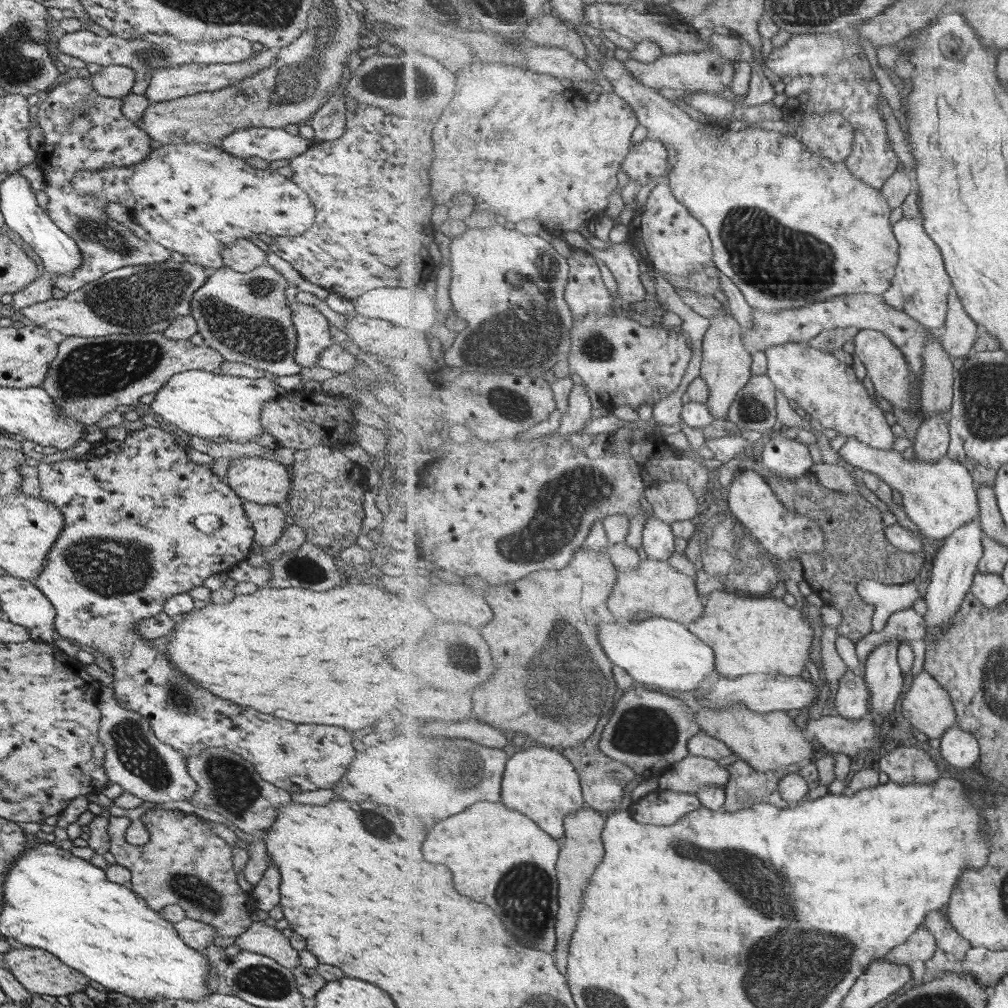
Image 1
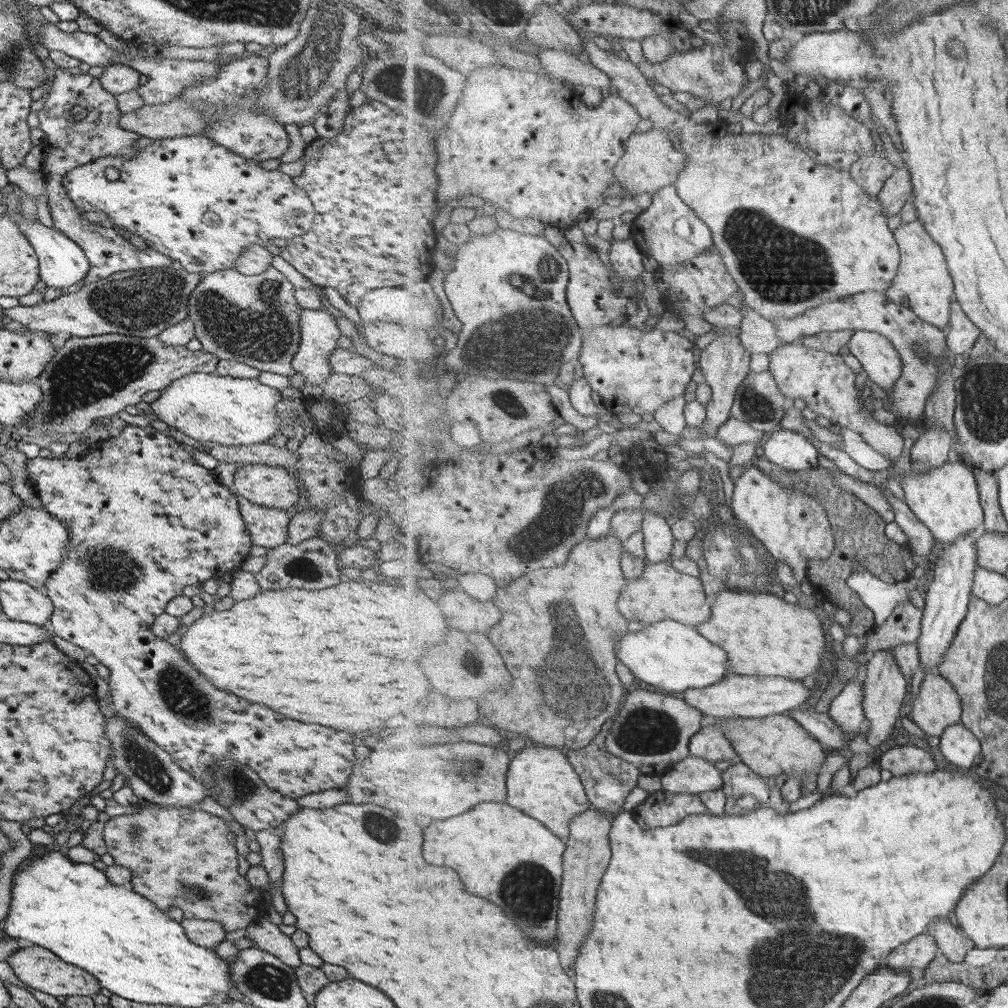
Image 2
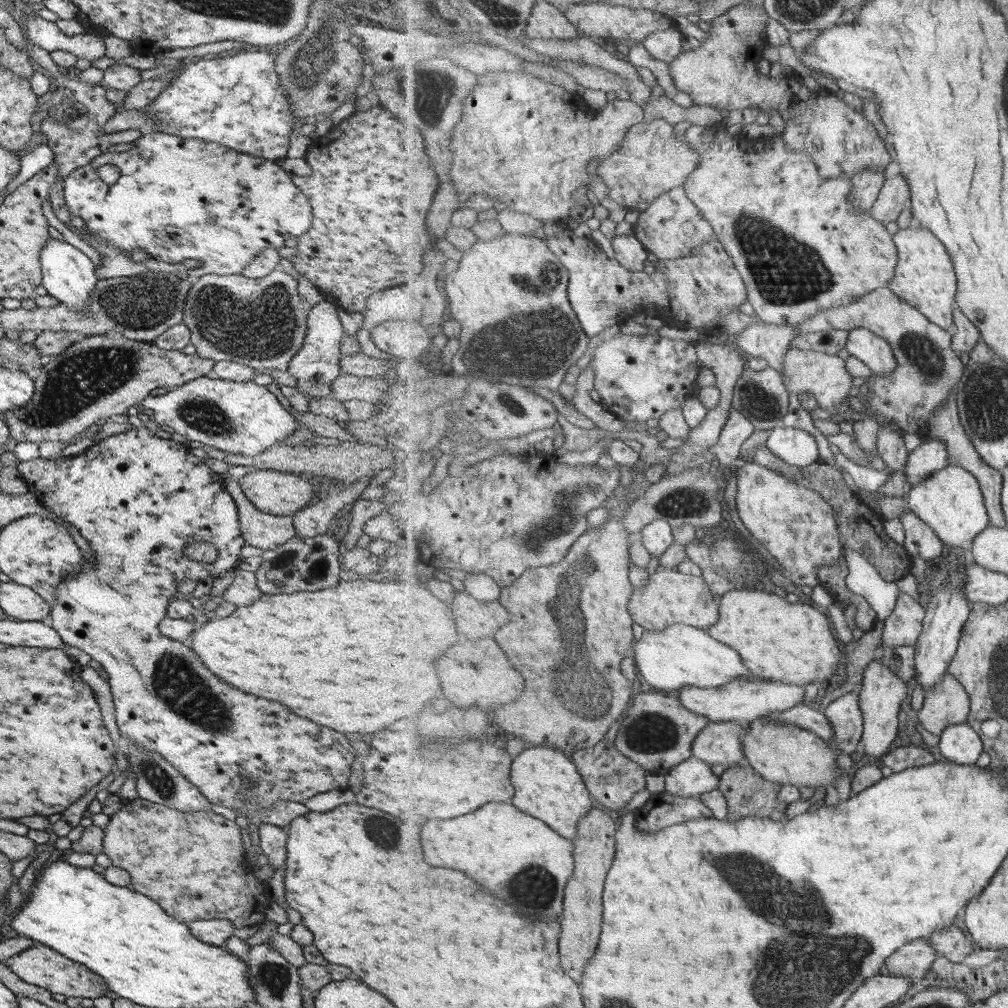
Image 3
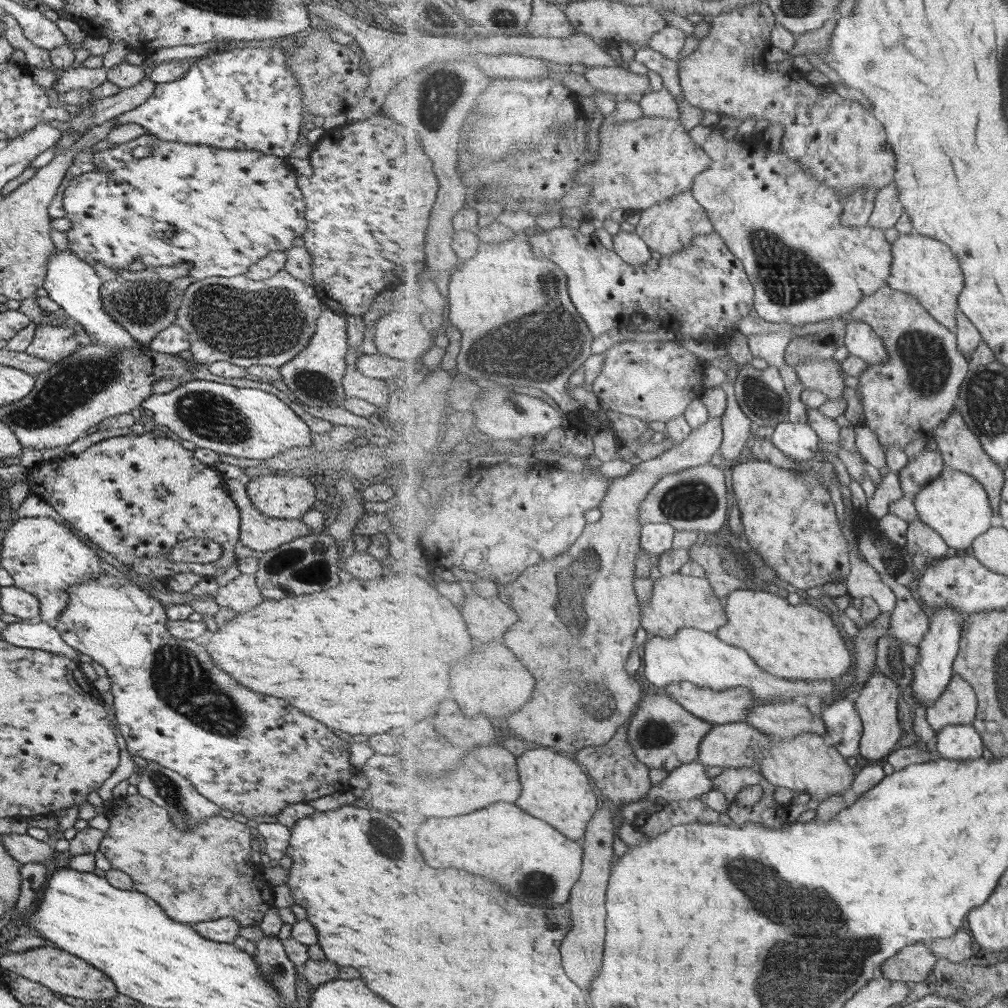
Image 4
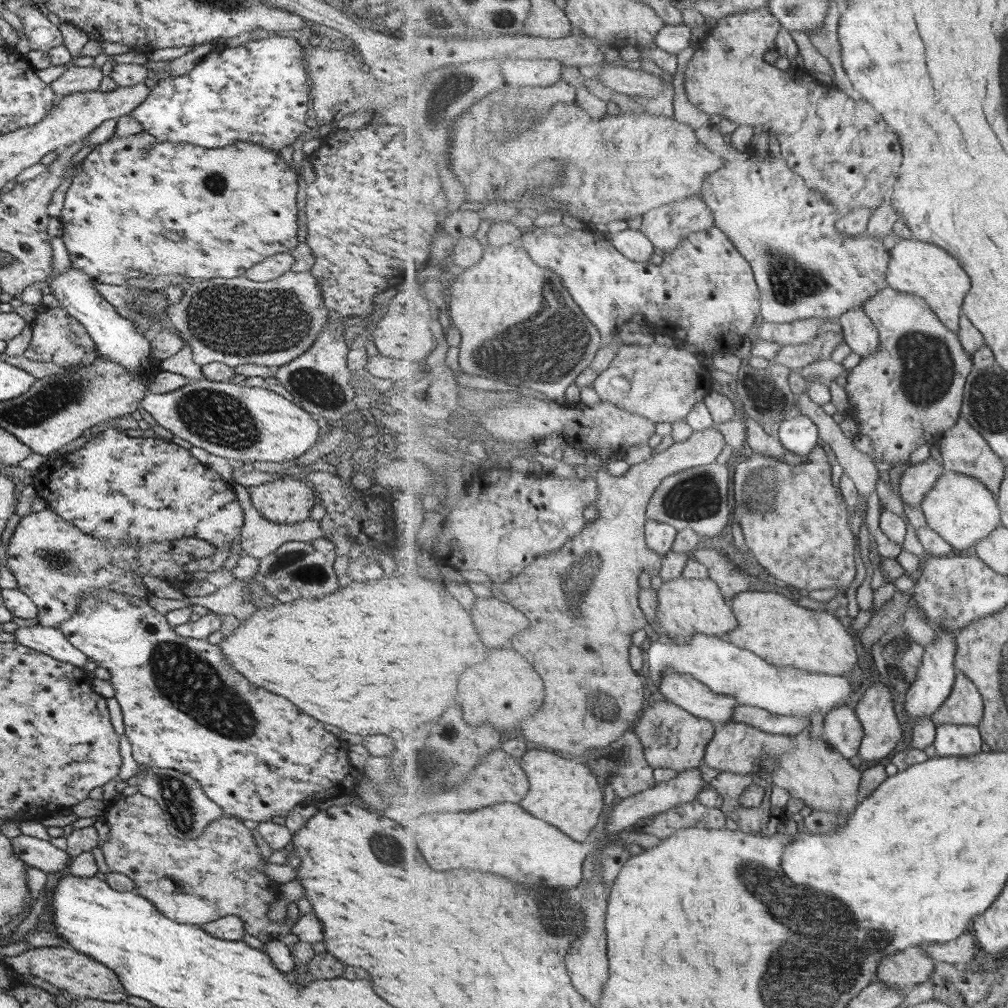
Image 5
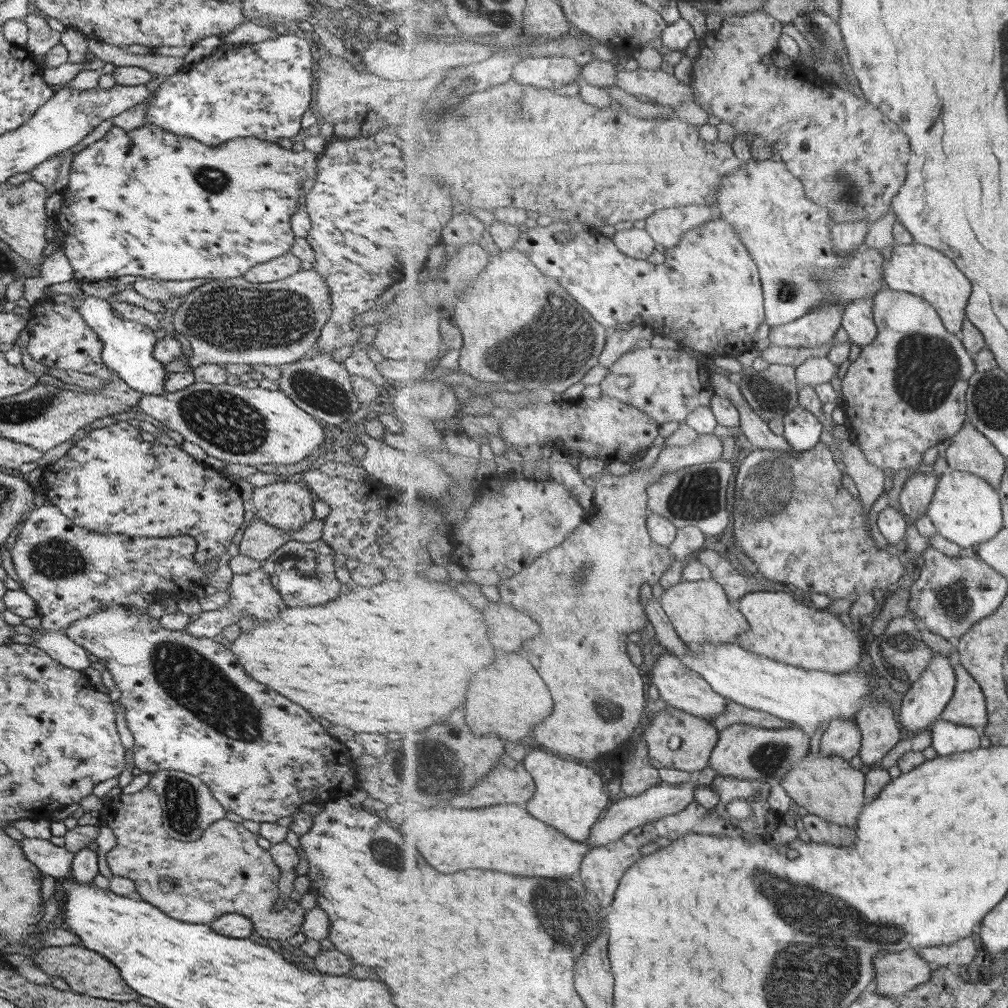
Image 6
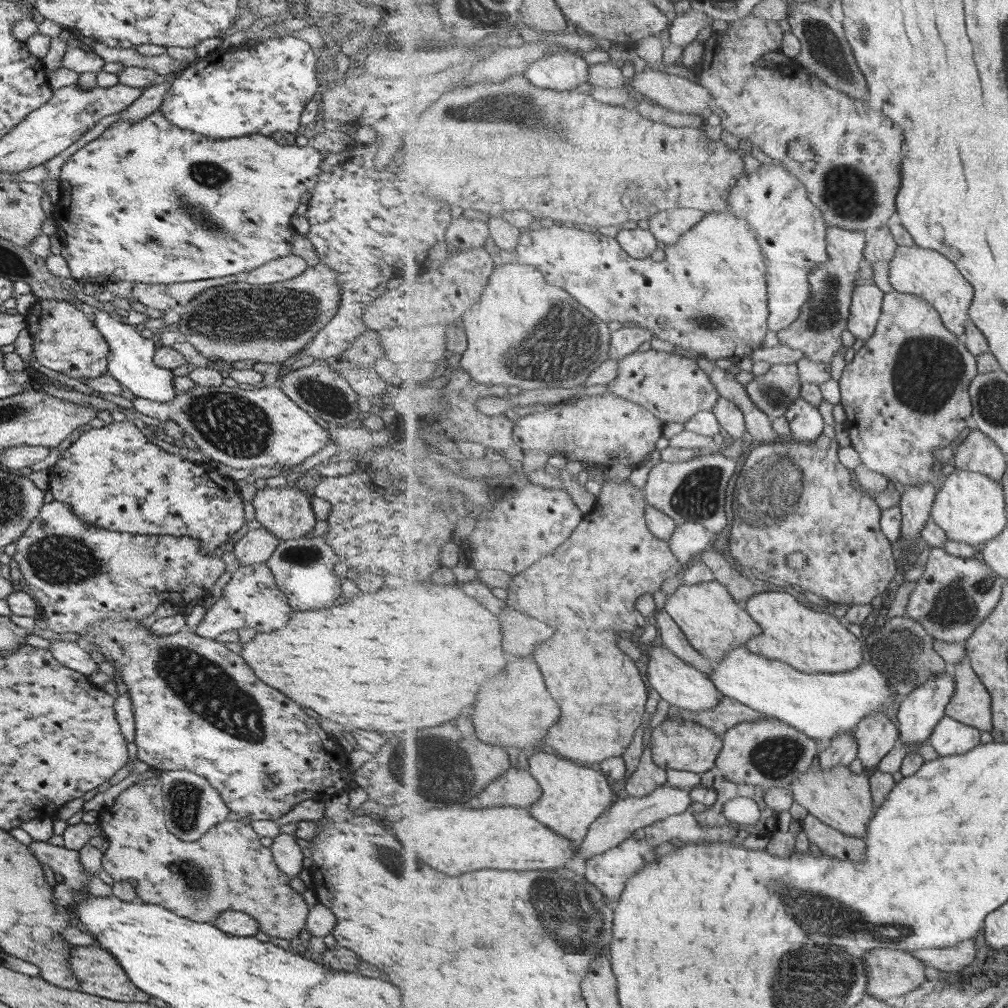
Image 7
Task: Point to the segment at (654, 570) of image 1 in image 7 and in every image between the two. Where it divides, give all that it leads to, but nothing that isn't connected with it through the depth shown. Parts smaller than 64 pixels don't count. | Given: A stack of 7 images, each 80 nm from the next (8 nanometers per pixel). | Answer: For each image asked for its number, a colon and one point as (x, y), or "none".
2: (662, 591)
3: (670, 597)
4: (679, 601)
5: (687, 606)
6: (701, 612)
7: (715, 624)

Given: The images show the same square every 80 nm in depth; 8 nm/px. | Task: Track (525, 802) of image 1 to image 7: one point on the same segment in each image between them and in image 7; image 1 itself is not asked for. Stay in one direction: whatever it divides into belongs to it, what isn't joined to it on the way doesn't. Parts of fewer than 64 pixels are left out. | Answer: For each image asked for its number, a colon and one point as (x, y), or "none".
2: (542, 783)
3: (547, 784)
4: (556, 788)
5: (564, 791)
6: (571, 796)
7: (574, 797)

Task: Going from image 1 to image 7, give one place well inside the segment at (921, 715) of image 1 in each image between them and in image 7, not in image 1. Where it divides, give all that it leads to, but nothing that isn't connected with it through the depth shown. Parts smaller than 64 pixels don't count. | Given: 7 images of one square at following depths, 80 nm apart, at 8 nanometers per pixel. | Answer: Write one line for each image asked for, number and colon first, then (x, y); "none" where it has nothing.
2: (937, 706)
3: (949, 703)
4: (959, 704)
5: (965, 706)
6: (969, 706)
7: (972, 703)

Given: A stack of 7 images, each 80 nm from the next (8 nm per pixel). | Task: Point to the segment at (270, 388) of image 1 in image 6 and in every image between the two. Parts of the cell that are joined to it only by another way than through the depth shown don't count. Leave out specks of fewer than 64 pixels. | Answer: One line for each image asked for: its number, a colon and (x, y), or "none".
2: (228, 411)
3: (242, 417)
4: (247, 423)
5: (241, 424)
6: (231, 423)

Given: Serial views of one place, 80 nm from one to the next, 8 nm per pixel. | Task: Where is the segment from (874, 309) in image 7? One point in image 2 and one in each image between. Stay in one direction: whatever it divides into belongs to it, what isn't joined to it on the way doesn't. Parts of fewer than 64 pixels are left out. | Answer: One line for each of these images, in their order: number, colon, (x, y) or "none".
2: (878, 356)
3: (874, 351)
4: (862, 341)
5: (862, 336)
6: (859, 322)

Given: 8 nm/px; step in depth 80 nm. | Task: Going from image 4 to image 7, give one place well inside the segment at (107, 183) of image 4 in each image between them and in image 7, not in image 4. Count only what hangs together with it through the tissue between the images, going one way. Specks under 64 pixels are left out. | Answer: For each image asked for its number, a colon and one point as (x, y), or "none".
5: (137, 203)
6: (147, 203)
7: (214, 208)

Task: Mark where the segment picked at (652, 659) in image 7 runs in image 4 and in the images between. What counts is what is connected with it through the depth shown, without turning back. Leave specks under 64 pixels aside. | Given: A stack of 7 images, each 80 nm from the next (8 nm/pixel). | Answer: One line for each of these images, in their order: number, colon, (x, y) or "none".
4: (721, 707)
5: (684, 690)
6: (680, 686)

